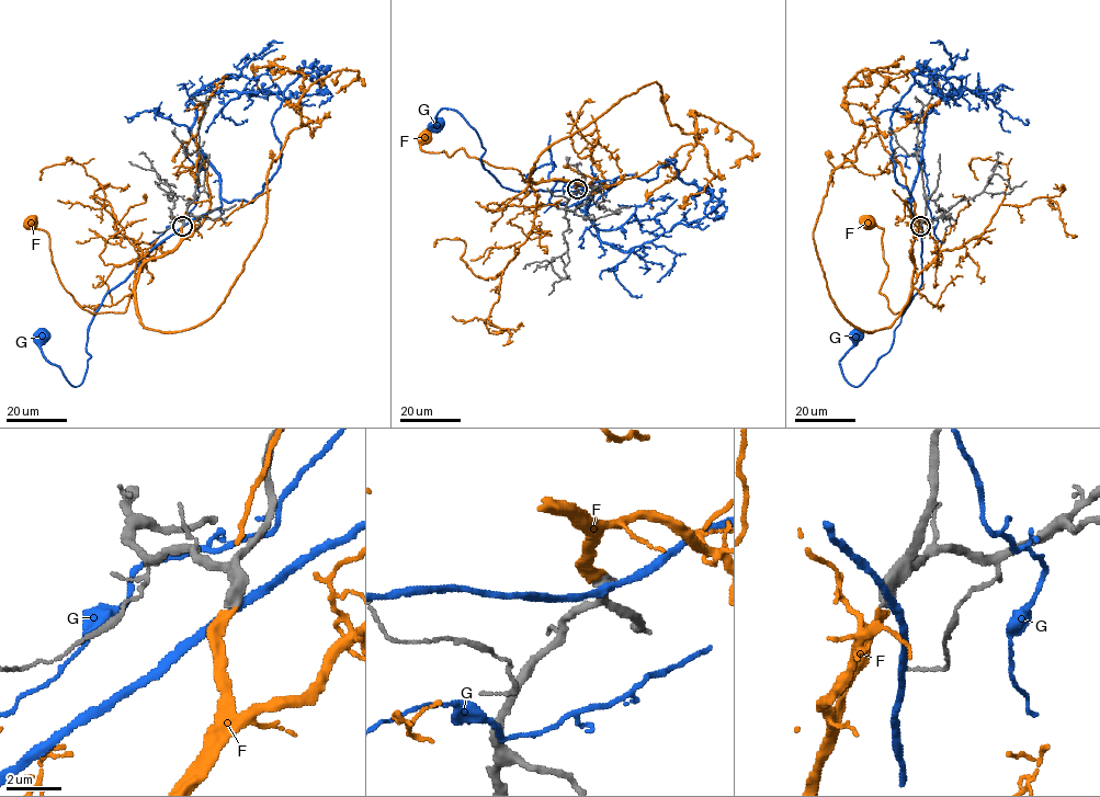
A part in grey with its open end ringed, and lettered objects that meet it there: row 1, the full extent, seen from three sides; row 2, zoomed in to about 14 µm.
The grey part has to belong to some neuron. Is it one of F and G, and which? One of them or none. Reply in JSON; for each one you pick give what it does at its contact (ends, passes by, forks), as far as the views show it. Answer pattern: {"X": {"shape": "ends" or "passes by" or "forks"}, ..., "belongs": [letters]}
{"F": {"shape": "ends"}, "belongs": ["F"]}

